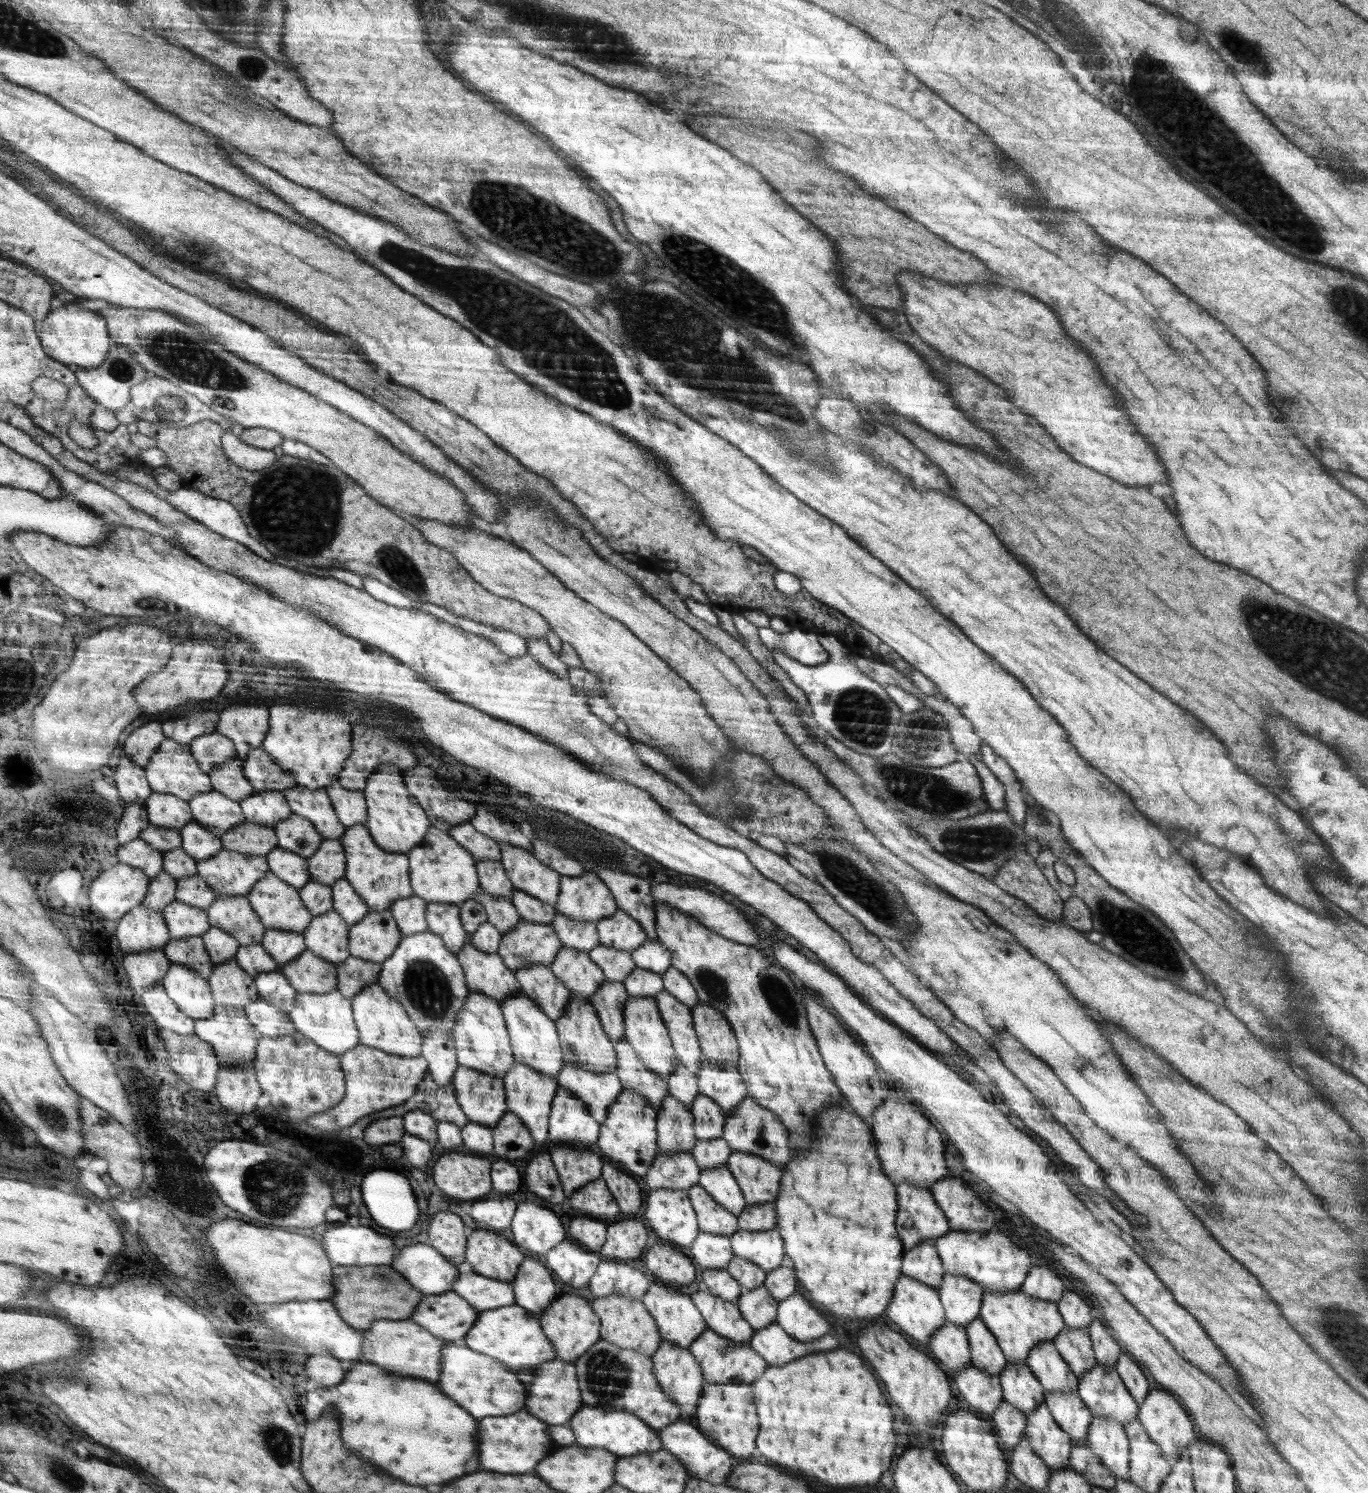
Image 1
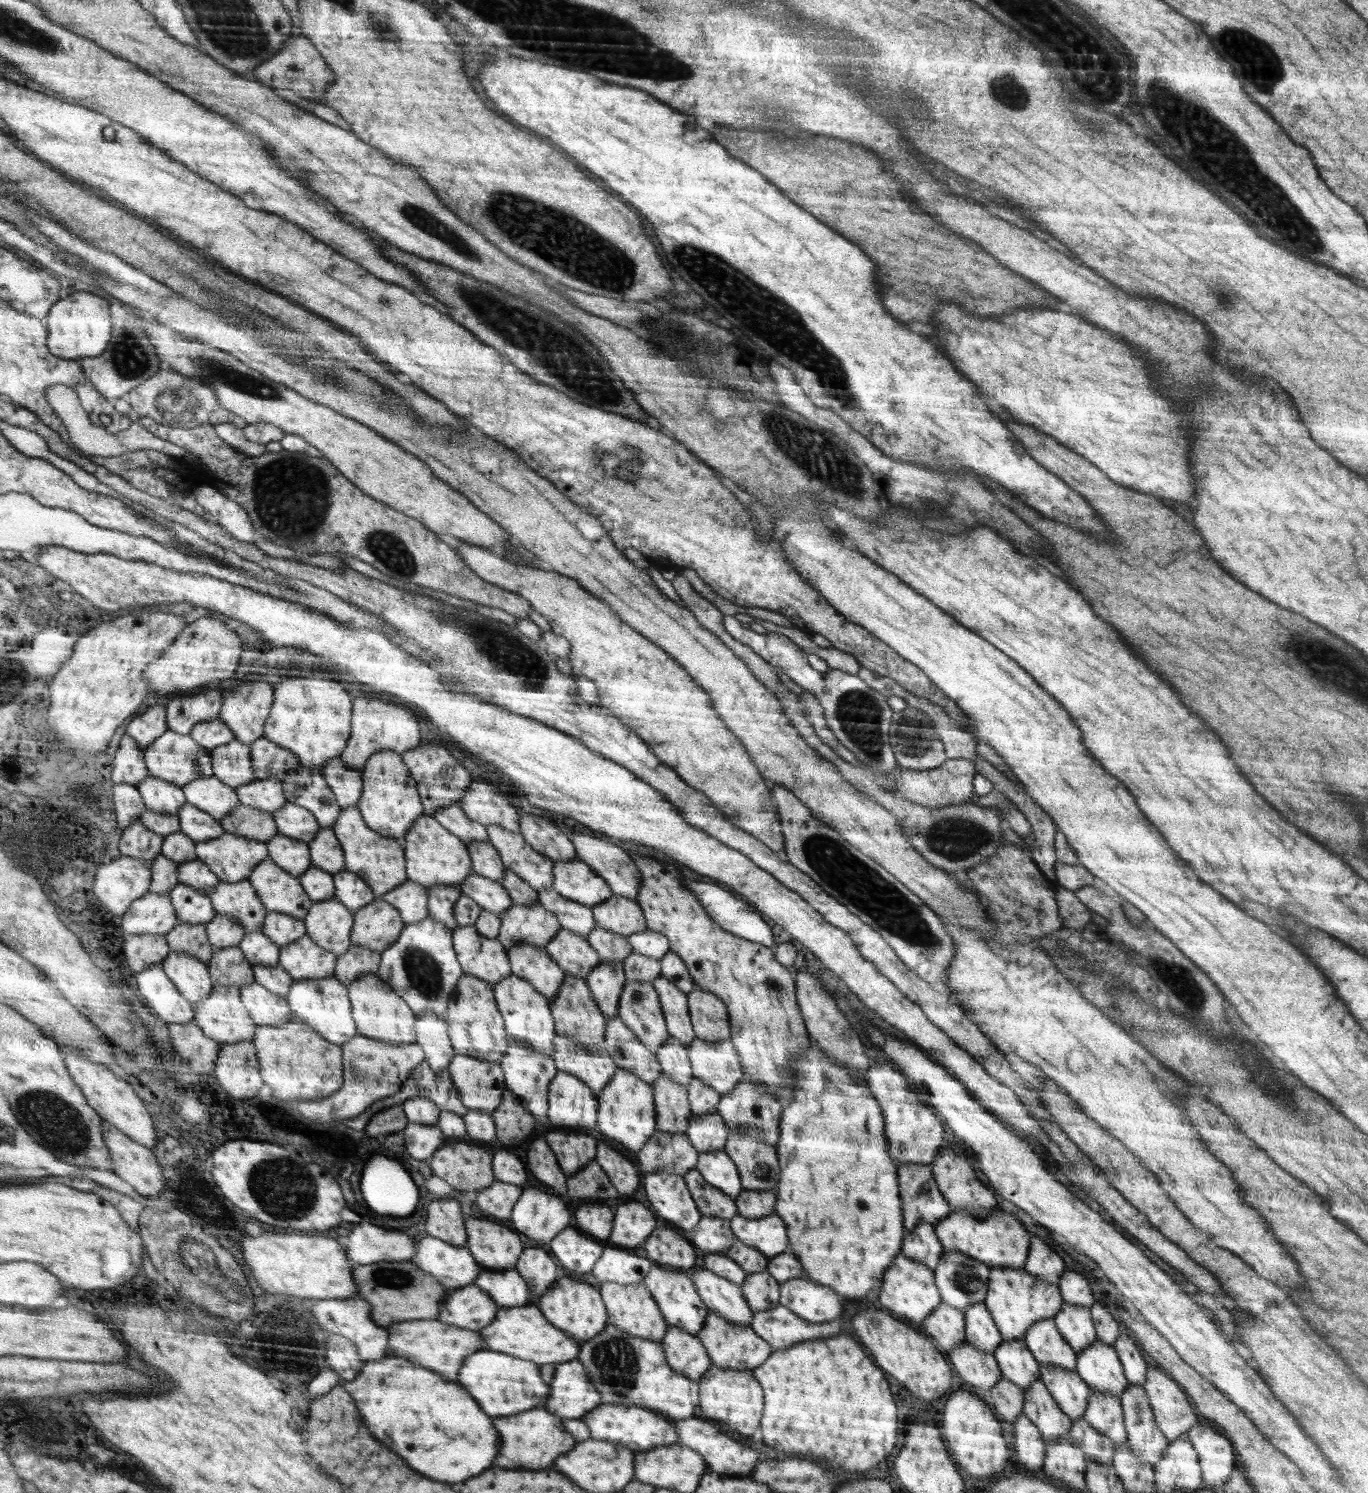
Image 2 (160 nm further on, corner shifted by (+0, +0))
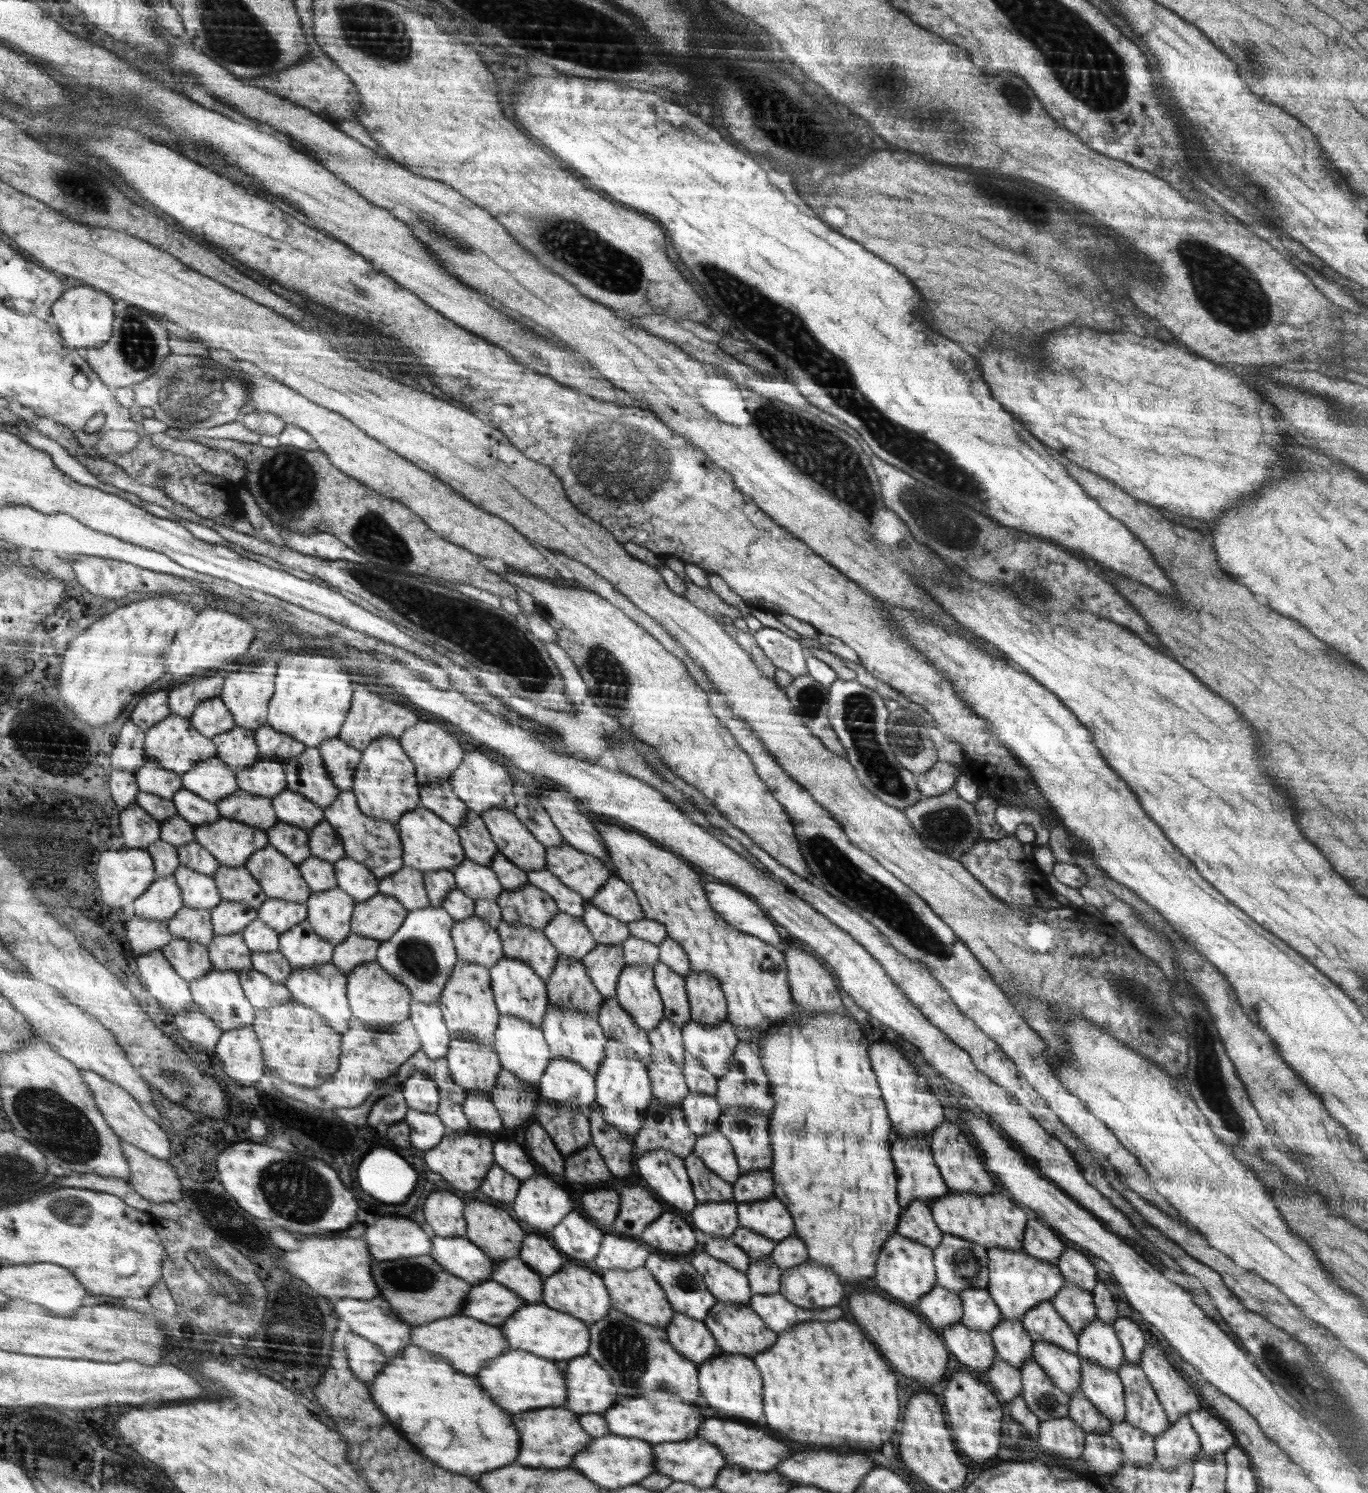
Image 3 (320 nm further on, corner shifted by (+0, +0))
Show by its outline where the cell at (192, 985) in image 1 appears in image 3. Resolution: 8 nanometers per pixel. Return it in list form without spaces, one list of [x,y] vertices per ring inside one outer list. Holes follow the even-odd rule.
[[[174,937],[163,951],[182,978],[190,984],[206,977],[206,974],[212,974],[211,970],[215,968],[209,946],[192,939]]]

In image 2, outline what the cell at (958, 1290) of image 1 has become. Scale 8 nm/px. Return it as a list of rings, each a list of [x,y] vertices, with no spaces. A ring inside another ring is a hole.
[[[944,1251],[934,1270],[942,1301],[956,1310],[983,1302],[990,1288],[990,1268],[960,1251]]]

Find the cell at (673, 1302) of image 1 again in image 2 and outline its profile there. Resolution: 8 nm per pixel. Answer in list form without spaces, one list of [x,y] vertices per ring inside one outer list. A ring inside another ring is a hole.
[[[654,1265],[644,1277],[643,1283],[653,1294],[652,1298],[655,1298],[656,1306],[659,1306],[660,1314],[663,1314],[664,1320],[668,1322],[667,1325],[670,1328],[682,1328],[682,1330],[696,1335],[706,1325],[710,1311],[707,1306],[704,1306],[699,1291],[689,1277],[685,1272]]]

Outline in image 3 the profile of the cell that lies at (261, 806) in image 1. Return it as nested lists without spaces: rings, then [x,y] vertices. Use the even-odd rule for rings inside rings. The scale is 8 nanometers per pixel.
[[[275,754],[262,757],[240,770],[238,777],[240,790],[261,797],[272,798],[287,788],[286,766]]]

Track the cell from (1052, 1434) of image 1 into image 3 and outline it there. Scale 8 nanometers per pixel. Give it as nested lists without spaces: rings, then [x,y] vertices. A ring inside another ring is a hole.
[[[1033,1356],[1022,1366],[1021,1381],[1024,1400],[1041,1421],[1070,1416],[1069,1396],[1044,1374]]]

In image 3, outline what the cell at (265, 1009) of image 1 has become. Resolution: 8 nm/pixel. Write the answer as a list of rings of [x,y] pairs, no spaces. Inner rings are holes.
[[[248,969],[239,972],[243,990],[254,1008],[270,1008],[291,999],[291,992],[284,984],[273,983],[266,974]]]

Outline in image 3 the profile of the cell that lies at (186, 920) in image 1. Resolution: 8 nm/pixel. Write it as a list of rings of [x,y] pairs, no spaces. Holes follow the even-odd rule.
[[[181,865],[175,875],[181,884],[186,906],[213,910],[223,901],[216,877],[186,865]]]

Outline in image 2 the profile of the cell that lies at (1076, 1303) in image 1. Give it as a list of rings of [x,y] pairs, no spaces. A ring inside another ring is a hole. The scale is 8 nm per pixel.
[[[1066,1268],[1061,1274],[1058,1285],[1062,1290],[1063,1303],[1068,1304],[1068,1306],[1078,1306],[1078,1308],[1091,1310],[1096,1302],[1088,1280],[1076,1270]]]

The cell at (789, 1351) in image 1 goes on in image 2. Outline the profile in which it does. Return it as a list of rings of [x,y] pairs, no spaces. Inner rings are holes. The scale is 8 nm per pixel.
[[[776,1306],[754,1315],[752,1330],[768,1341],[773,1350],[782,1350],[798,1342],[808,1342],[814,1338],[826,1338],[840,1332],[840,1320],[812,1324],[796,1316],[786,1306]]]

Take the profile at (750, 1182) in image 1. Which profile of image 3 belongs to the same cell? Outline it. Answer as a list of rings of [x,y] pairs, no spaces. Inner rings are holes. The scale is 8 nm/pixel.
[[[723,1108],[718,1127],[730,1139],[742,1172],[771,1170],[774,1164],[774,1147],[771,1145],[770,1114],[754,1109]]]

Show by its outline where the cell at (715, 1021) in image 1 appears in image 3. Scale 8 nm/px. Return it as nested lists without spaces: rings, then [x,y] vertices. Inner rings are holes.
[[[691,972],[687,976],[687,989],[693,1021],[719,1025],[729,1019],[726,994],[713,974]]]

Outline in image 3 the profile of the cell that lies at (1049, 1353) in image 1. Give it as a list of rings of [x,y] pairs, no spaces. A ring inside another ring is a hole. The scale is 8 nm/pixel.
[[[1042,1302],[1024,1314],[1022,1326],[1034,1342],[1043,1340],[1056,1344],[1064,1350],[1078,1353],[1078,1336],[1071,1326],[1052,1306],[1052,1302]]]

